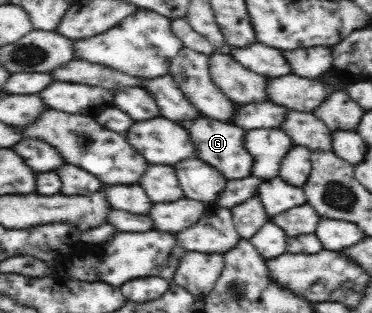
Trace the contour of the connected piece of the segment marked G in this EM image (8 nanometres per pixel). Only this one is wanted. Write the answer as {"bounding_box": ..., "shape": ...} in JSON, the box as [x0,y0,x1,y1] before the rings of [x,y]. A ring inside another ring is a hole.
{"bounding_box":[181,117,253,179],"shape":[[[205,117],[181,121],[181,125],[189,131],[191,142],[193,142],[194,147],[196,147],[196,158],[213,166],[213,168],[221,173],[221,176],[225,176],[225,179],[243,179],[252,175],[253,157],[251,157],[245,147],[243,147],[245,131],[243,131],[241,127]]]}

